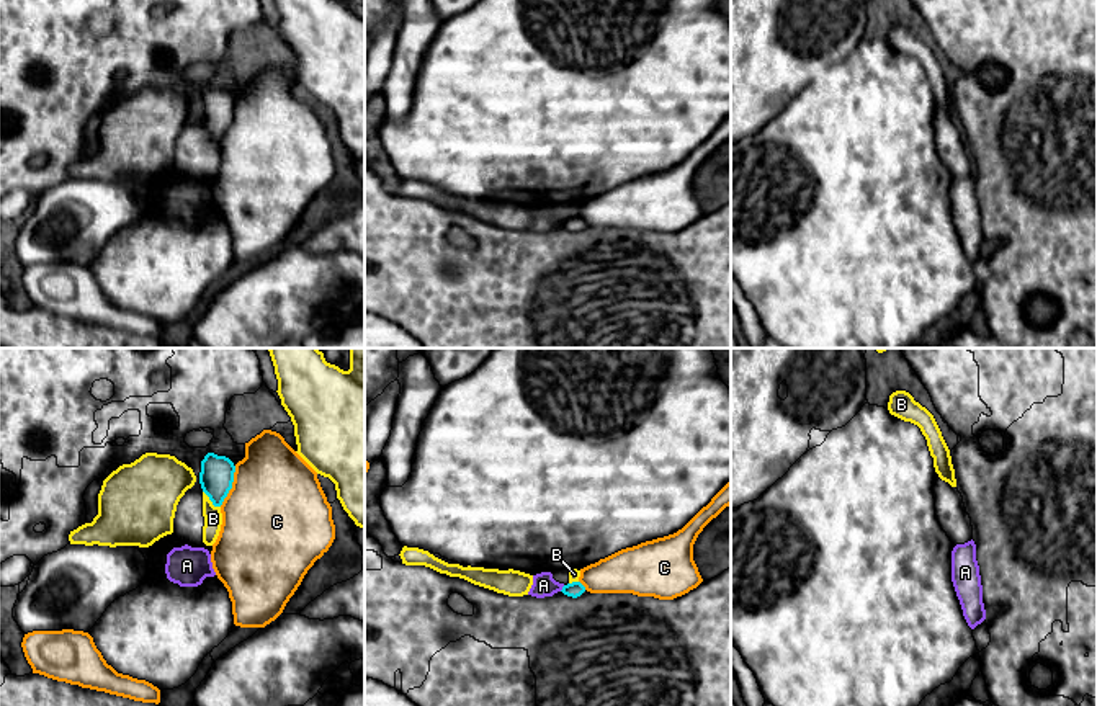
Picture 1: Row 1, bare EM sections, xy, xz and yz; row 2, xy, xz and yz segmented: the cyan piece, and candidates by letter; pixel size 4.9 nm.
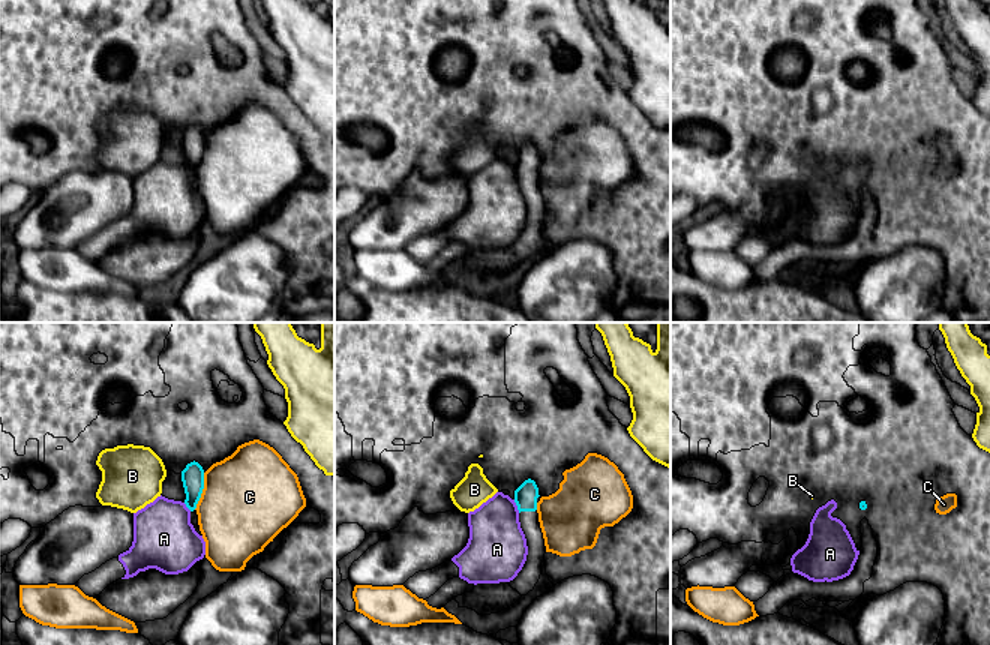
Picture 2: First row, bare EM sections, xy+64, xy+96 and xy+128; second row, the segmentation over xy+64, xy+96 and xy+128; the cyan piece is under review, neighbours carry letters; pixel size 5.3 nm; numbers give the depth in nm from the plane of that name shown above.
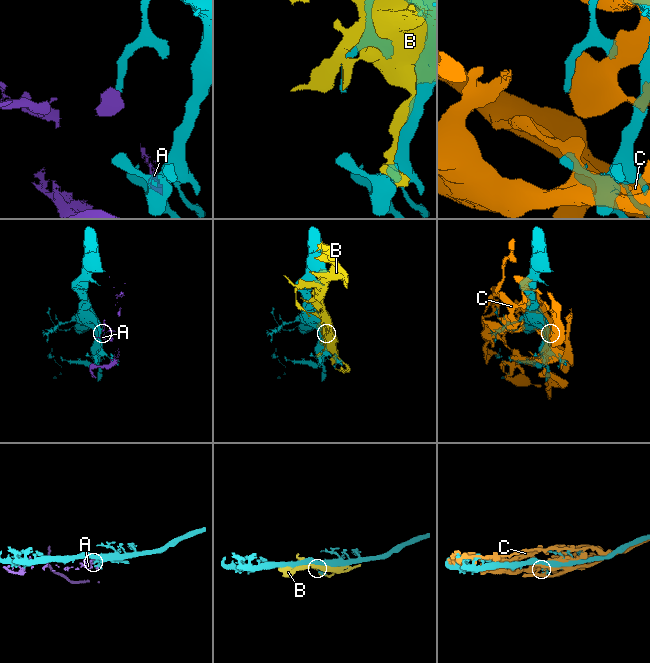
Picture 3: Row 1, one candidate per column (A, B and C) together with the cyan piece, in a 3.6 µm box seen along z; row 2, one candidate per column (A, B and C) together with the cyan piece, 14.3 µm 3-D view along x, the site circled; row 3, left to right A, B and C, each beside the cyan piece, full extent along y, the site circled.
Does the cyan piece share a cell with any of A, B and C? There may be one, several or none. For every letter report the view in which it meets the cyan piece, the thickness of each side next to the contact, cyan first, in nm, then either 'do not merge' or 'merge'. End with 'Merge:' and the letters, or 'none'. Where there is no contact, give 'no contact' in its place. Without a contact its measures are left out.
A: xz | 80/110 nm | do not merge
B: xy | 170/100 nm | do not merge
C: xy | 170/480 nm | do not merge
Merge: none

